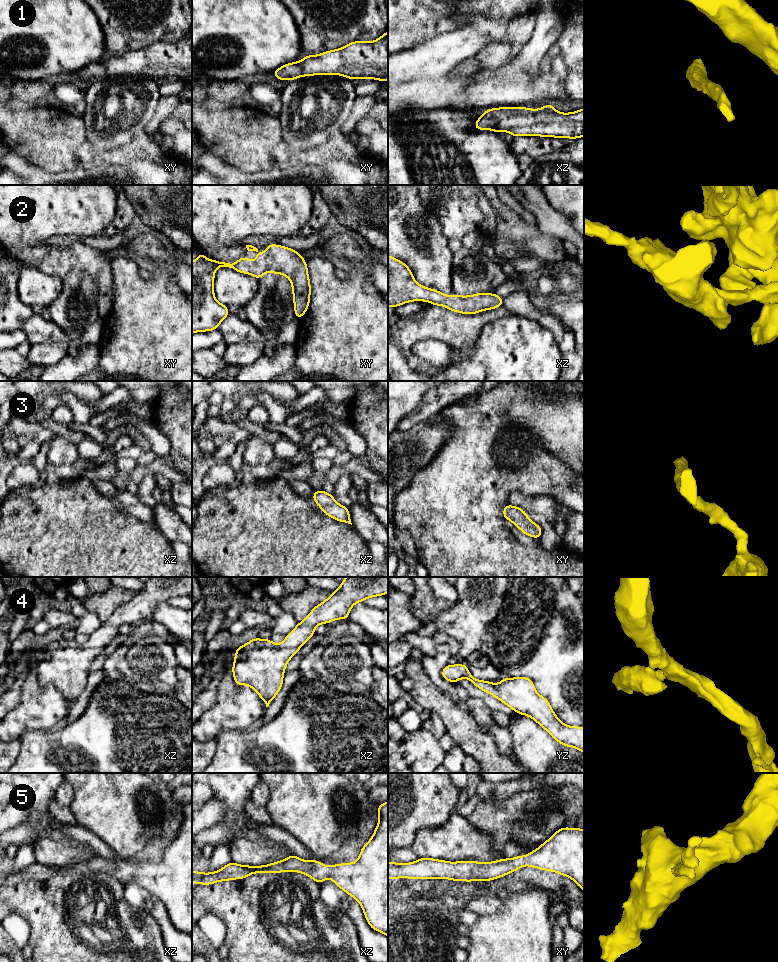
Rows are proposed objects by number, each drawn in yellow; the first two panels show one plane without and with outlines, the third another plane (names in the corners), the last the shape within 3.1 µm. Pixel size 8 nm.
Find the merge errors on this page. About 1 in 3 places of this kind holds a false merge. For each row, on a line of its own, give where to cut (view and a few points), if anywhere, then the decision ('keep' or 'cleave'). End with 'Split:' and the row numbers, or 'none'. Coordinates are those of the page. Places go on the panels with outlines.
1: cut none; keep
2: cut none; keep
3: cut none; keep
4: cut none; keep
5: cut none; keep
Split: none

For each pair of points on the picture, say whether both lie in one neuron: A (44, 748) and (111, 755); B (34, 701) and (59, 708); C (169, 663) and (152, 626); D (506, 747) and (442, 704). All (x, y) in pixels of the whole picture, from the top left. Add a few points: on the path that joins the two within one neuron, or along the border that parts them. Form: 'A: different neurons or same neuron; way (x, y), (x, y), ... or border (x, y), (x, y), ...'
A: same neuron; way (61, 750), (78, 750), (86, 755), (94, 755)
B: same neuron; way (40, 706), (53, 707)
C: different neurons; border (135, 642), (145, 636), (155, 635), (173, 646)
D: different neurons; border (489, 733), (497, 749), (507, 757)

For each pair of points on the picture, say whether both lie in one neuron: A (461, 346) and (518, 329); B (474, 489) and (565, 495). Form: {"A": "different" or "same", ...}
{"A": "different", "B": "different"}

